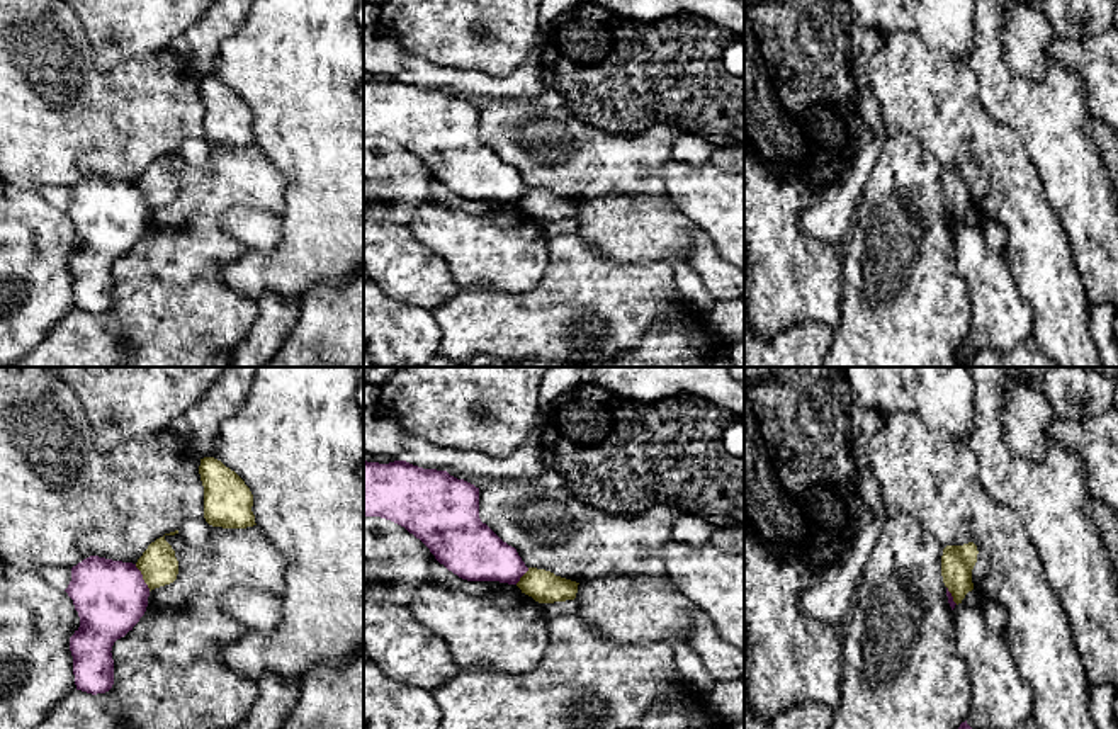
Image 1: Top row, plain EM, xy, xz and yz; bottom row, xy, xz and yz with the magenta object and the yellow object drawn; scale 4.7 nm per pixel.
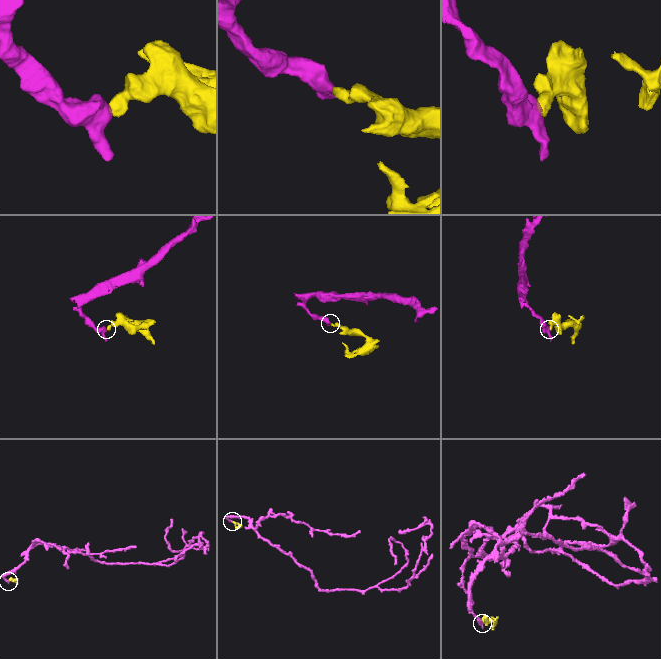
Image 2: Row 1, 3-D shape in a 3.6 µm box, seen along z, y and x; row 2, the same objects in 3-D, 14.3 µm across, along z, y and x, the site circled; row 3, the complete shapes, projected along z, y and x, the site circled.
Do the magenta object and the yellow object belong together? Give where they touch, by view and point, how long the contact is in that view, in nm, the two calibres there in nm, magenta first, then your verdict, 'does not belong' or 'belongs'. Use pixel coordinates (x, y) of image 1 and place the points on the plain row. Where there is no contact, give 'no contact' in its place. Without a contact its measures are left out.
xy (141, 197) | 150 nm | 340/180 nm | does not belong

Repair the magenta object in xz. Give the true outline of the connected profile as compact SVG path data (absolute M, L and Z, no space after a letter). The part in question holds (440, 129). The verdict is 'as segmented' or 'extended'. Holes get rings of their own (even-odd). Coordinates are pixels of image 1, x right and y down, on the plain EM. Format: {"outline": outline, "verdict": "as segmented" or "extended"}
{"outline": "M364 80L364 136L381 136L420 158L467 201L517 204L528 190L517 168L479 138L479 107L406 80Z", "verdict": "as segmented"}

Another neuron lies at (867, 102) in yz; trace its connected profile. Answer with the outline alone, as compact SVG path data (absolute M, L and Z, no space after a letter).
M856 48L855 78L861 92L860 112L861 112L861 117L865 119L865 126L875 129L884 124L884 119L882 119L880 107L870 92L867 61L868 61L867 54L860 48Z

